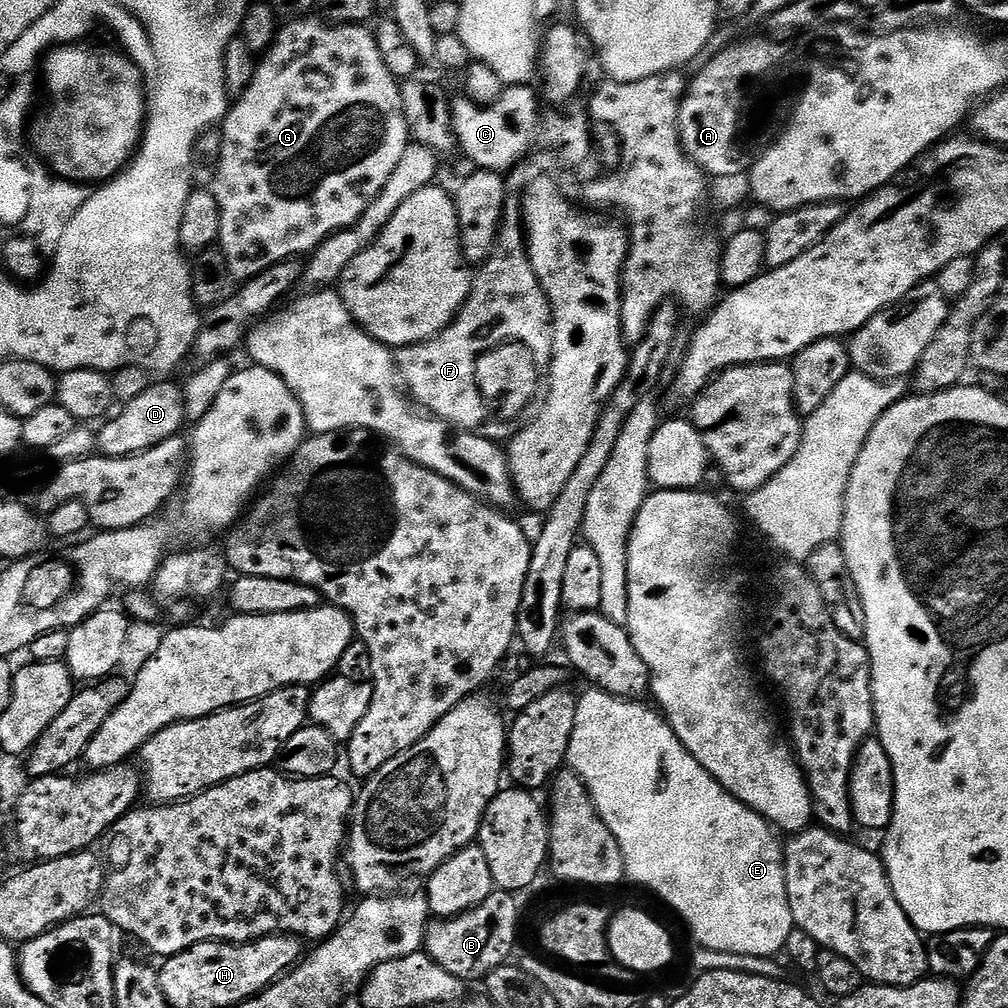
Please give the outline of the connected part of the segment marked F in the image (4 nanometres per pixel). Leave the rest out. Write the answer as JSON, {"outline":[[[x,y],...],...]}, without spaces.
{"outline":[[[509,199],[500,220],[496,247],[491,256],[479,265],[468,301],[460,307],[460,313],[452,324],[434,338],[395,349],[396,371],[407,395],[417,405],[420,403],[419,407],[429,417],[443,420],[449,426],[457,424],[460,432],[507,442],[516,435],[517,425],[489,417],[476,385],[476,360],[483,352],[489,352],[499,344],[515,342],[530,349],[537,365],[551,364],[551,322],[552,307],[548,305],[548,295],[542,290],[528,257],[521,201]]]}

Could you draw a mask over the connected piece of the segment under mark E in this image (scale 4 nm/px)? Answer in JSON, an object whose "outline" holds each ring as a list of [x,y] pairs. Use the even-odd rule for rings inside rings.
{"outline":[[[588,690],[576,701],[574,734],[568,747],[567,767],[578,773],[588,787],[594,806],[610,826],[622,850],[624,865],[632,867],[640,880],[656,880],[656,888],[680,888],[682,894],[699,898],[701,905],[712,904],[710,949],[692,961],[697,971],[734,969],[775,980],[791,979],[789,970],[772,956],[784,952],[786,938],[793,930],[792,915],[786,894],[784,849],[776,841],[777,833],[731,794],[705,770],[682,746],[667,720],[655,707],[647,708],[639,699],[612,696],[608,692]],[[716,836],[764,836],[764,840],[720,840],[712,856],[712,880],[700,887],[700,844],[712,844]]]}

